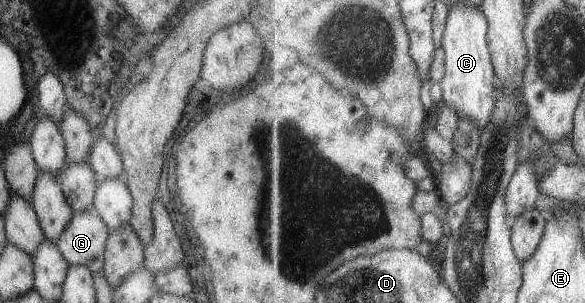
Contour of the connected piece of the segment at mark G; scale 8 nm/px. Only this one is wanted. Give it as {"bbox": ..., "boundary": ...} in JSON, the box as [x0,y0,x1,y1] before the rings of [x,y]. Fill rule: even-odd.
{"bbox":[56,211,109,274],"boundary":[[[94,211],[73,213],[56,245],[69,266],[86,267],[91,274],[103,269],[103,252],[109,230]]]}

